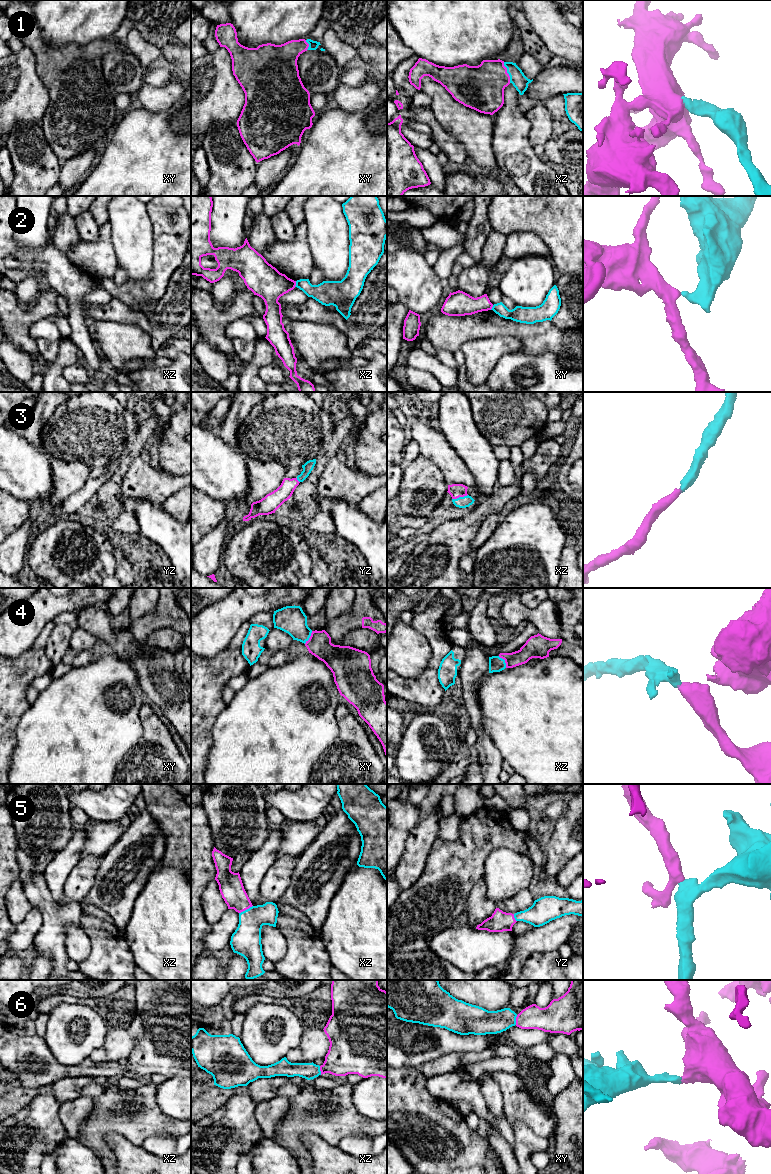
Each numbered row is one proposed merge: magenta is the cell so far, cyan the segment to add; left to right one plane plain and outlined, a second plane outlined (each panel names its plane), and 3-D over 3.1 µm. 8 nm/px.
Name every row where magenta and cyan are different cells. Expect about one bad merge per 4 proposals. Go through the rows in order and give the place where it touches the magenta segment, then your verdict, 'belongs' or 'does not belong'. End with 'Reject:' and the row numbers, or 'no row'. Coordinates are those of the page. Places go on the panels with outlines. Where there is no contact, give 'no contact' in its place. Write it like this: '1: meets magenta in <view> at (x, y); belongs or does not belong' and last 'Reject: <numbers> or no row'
1: meets magenta in xz at (506, 72); belongs
2: meets magenta in xz at (295, 284); does not belong
3: meets magenta in xz at (459, 496); belongs
4: meets magenta in xy at (310, 637); belongs
5: meets magenta in xz at (245, 909); belongs
6: meets magenta in xy at (516, 1020); belongs
Reject: 2

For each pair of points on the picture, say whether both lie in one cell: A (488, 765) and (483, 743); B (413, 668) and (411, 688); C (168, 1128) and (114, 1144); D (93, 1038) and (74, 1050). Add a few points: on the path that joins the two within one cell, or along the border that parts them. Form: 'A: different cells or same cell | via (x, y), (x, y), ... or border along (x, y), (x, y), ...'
A: same cell | via (488, 760), (488, 754), (484, 748)
B: different cells | border along (429, 661), (414, 677), (397, 674)
C: different cells | border along (105, 1135), (120, 1133), (133, 1144), (141, 1146)
D: same cell | via (88, 1040), (79, 1047)

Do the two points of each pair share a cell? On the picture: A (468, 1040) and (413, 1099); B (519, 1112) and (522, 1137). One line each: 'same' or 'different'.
A: different
B: different

